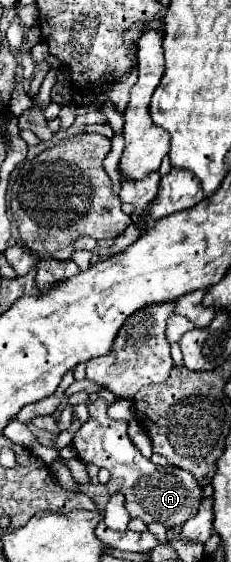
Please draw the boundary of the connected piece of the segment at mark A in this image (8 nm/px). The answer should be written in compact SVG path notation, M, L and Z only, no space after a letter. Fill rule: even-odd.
M102 398L88 404L88 420L76 432L72 448L78 452L78 458L82 462L106 468L110 472L110 482L106 488L110 494L122 492L126 496L126 508L132 518L140 518L146 524L160 522L164 528L180 528L198 512L202 492L192 474L176 466L162 468L144 458L128 438L126 422L110 418L108 404Z

